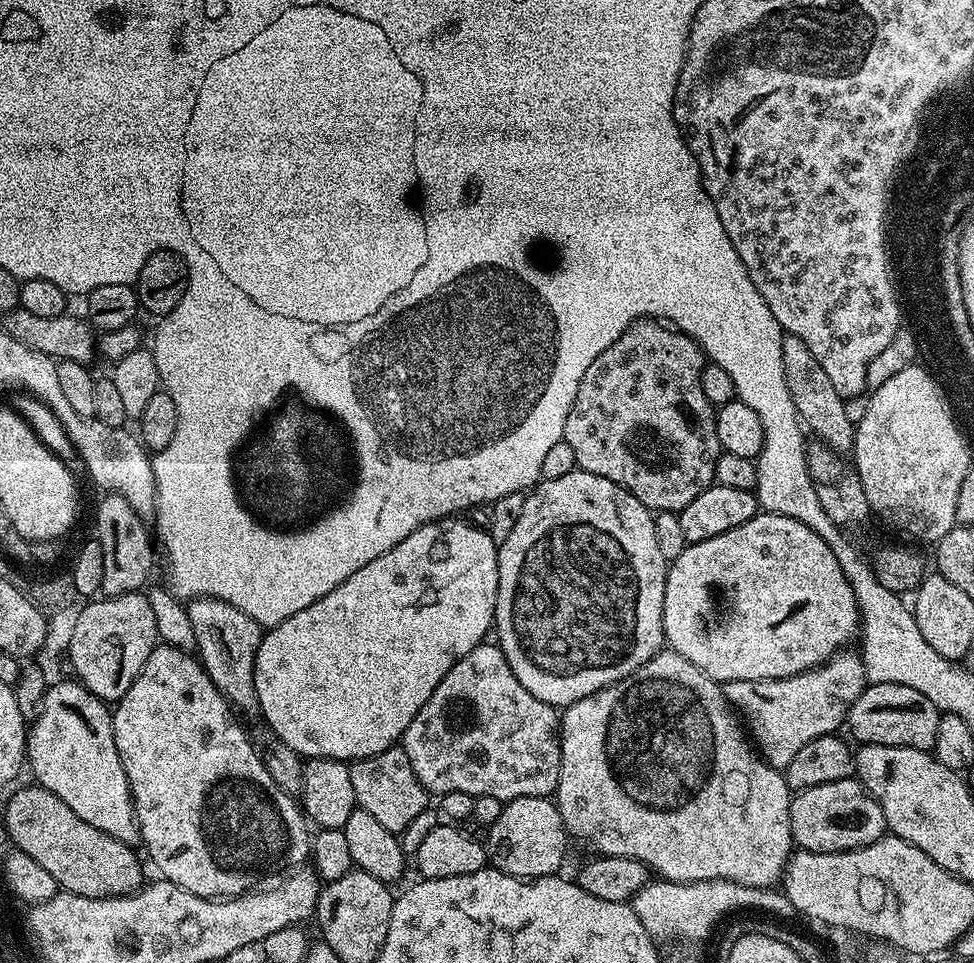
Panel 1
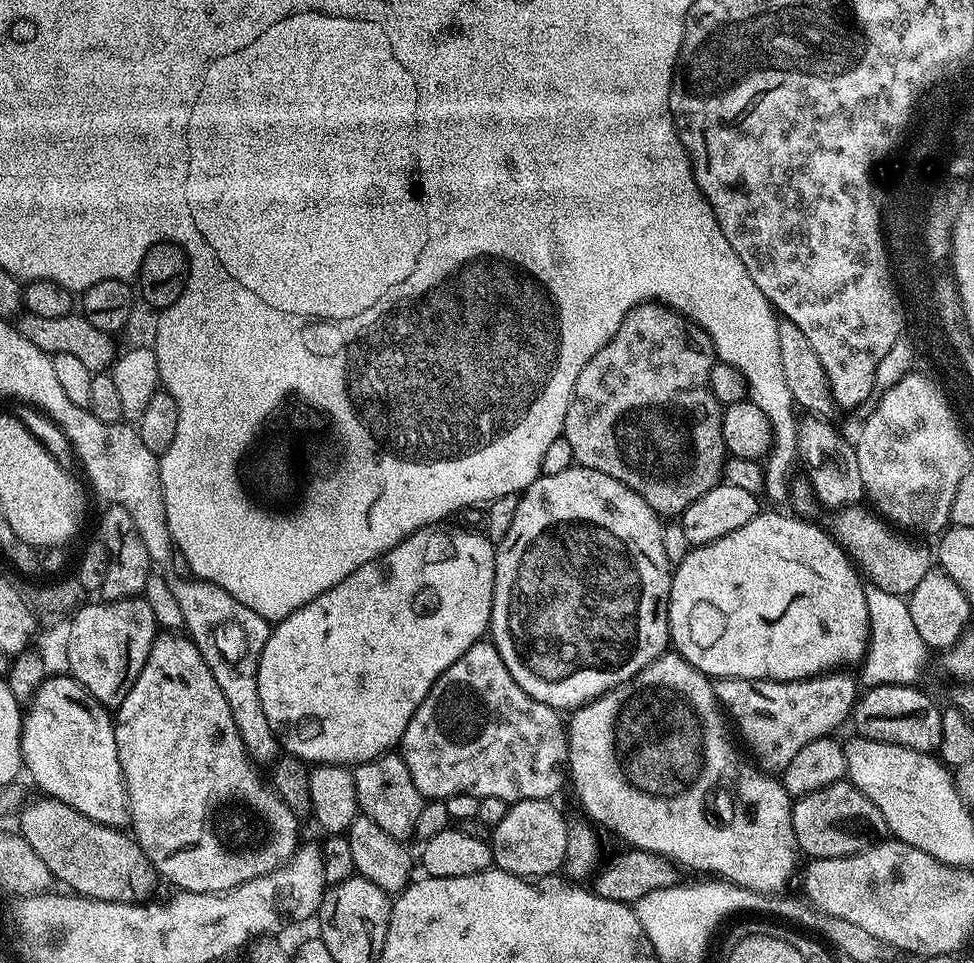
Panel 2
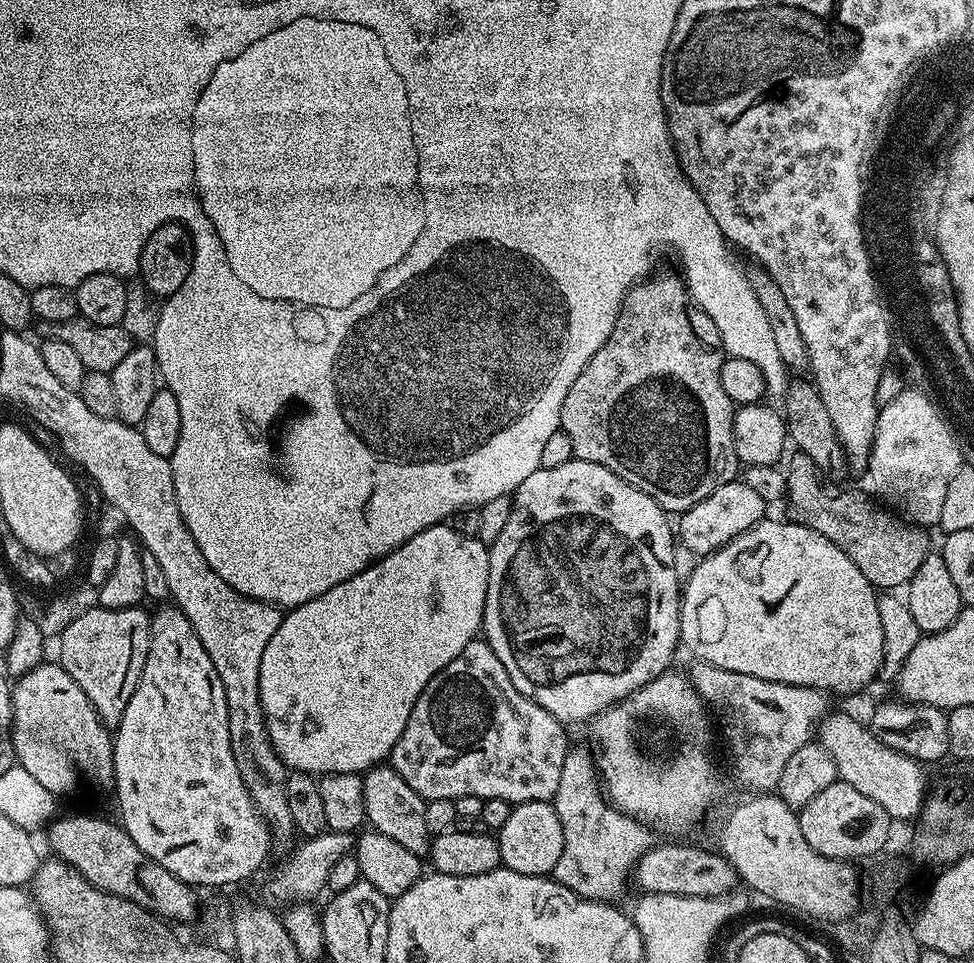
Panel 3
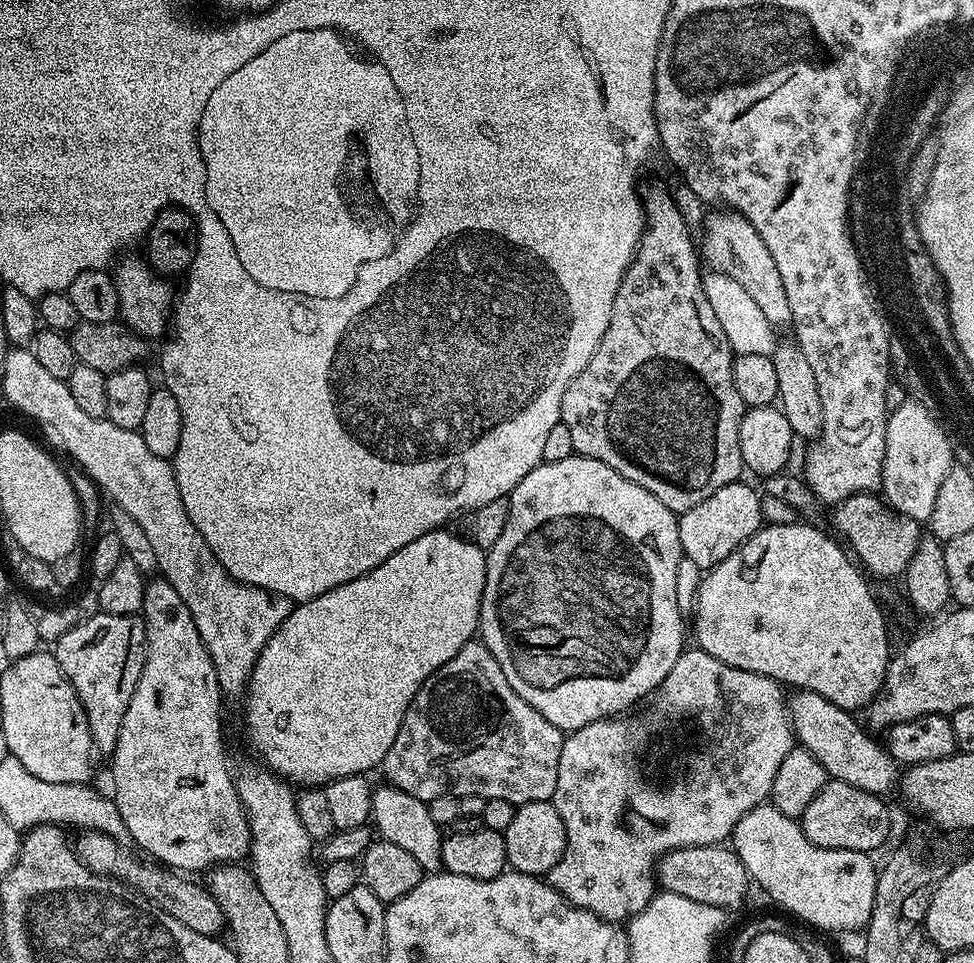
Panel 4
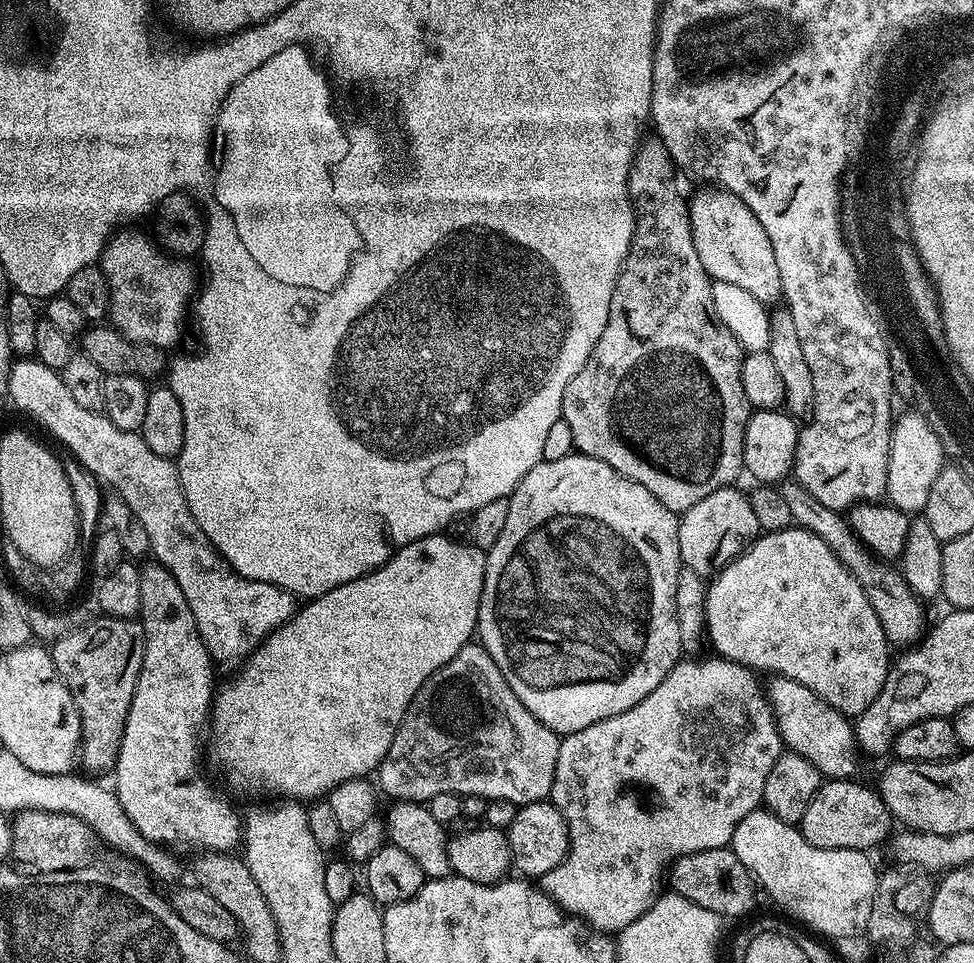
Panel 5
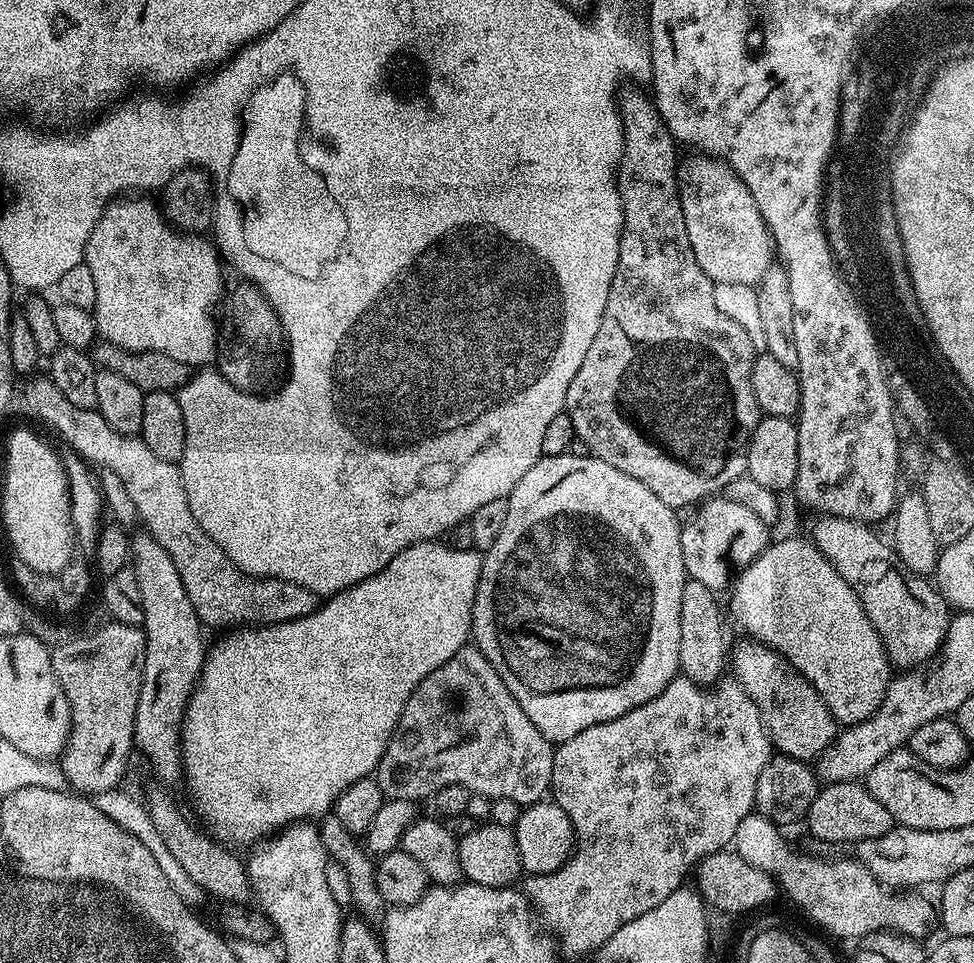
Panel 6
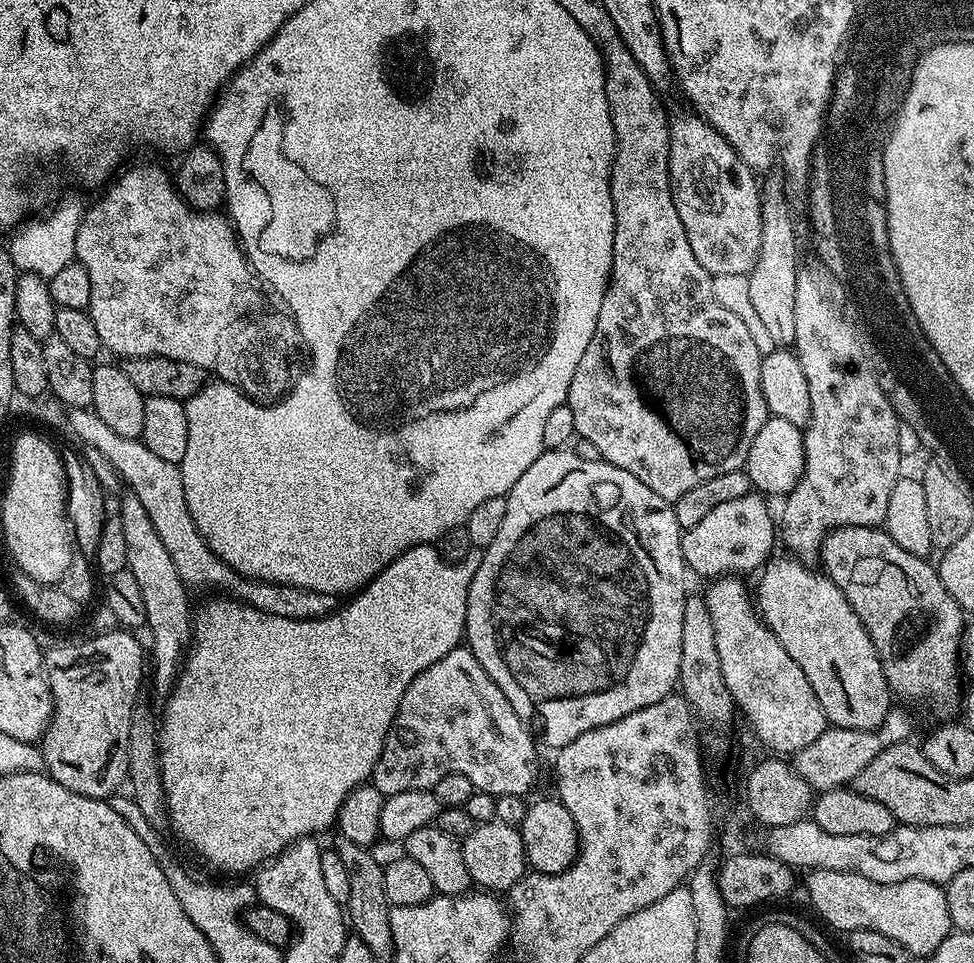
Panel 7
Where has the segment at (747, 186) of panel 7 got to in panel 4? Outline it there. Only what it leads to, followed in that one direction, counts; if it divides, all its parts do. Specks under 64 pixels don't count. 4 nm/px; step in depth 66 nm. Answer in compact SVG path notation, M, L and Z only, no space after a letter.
M712 210L709 212L712 213L710 213L709 216L707 213L702 220L702 225L704 224L704 250L702 246L703 263L707 265L707 267L709 264L709 266L713 268L711 270L713 273L738 282L738 286L742 286L742 290L746 290L746 294L750 294L750 298L754 298L760 314L766 318L766 322L772 324L773 329L787 329L792 322L790 301L787 300L786 290L782 286L782 274L778 274L778 266L774 266L774 258L770 258L770 250L766 246L766 242L762 242L758 230L754 230L752 223L746 219L746 217L740 215L739 212L731 210Z

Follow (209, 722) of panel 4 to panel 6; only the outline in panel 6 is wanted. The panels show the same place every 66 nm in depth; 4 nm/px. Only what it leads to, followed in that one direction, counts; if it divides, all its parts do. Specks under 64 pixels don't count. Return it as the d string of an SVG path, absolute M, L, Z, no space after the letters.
M140 530L137 536L133 535L130 543L130 566L138 578L142 594L142 627L146 638L146 662L142 670L142 690L136 711L134 748L139 755L141 752L148 759L153 774L160 779L157 781L172 786L182 776L180 723L184 720L184 711L204 665L205 629L194 610L194 602L190 602L186 594L186 586L182 586L182 577L170 559L170 554L158 546L156 539L147 530Z

